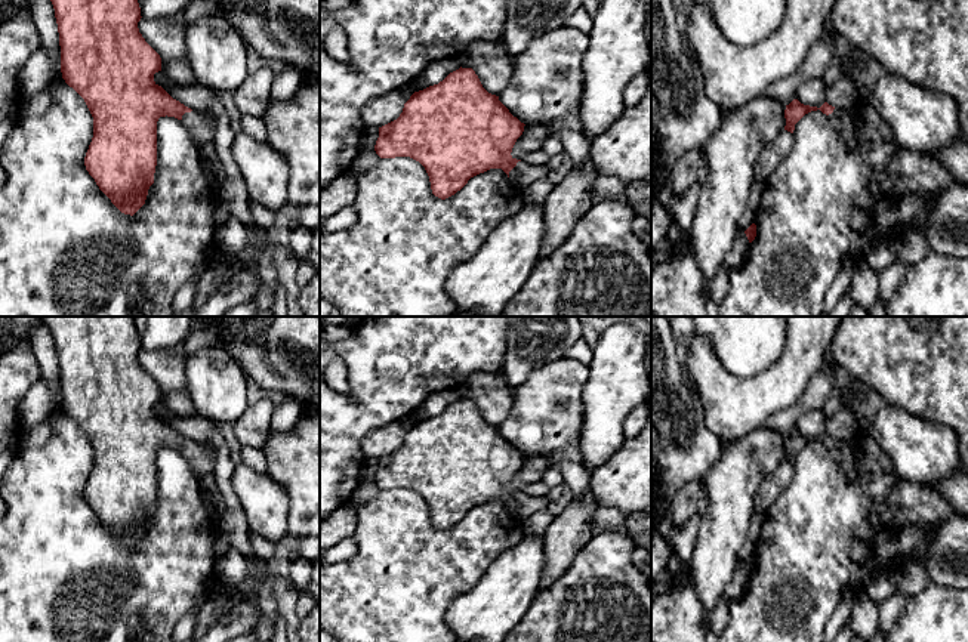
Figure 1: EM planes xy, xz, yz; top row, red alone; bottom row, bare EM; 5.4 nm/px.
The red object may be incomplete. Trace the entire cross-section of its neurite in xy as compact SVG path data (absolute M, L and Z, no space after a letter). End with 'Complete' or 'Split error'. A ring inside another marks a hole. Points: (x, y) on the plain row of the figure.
M41 317L41 320L55 340L62 410L84 430L93 448L93 469L84 488L86 501L121 544L133 547L145 535L148 521L154 515L158 450L167 447L181 451L194 472L203 478L215 467L215 447L207 441L185 438L154 413L154 405L161 402L161 389L139 364L138 354L142 348L133 317Z. Split error

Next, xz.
M460 398L438 416L414 423L400 448L379 459L374 482L380 490L410 488L419 493L429 507L432 525L441 531L454 527L471 509L490 500L502 500L520 521L525 521L545 510L549 501L511 487L524 457L499 428L483 419L472 399Z. Split error

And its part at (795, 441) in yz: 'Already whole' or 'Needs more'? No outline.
Needs more

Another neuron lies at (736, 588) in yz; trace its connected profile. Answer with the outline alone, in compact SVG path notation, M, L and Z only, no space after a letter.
M745 564L739 565L734 571L731 581L725 586L724 598L728 602L739 599L749 586L750 574Z

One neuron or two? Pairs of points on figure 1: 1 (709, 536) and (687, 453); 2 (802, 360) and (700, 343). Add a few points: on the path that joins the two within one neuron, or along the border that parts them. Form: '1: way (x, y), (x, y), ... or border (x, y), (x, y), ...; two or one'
1: border (720, 453), (699, 481); two
2: way (774, 386), (730, 386), (715, 372); one

